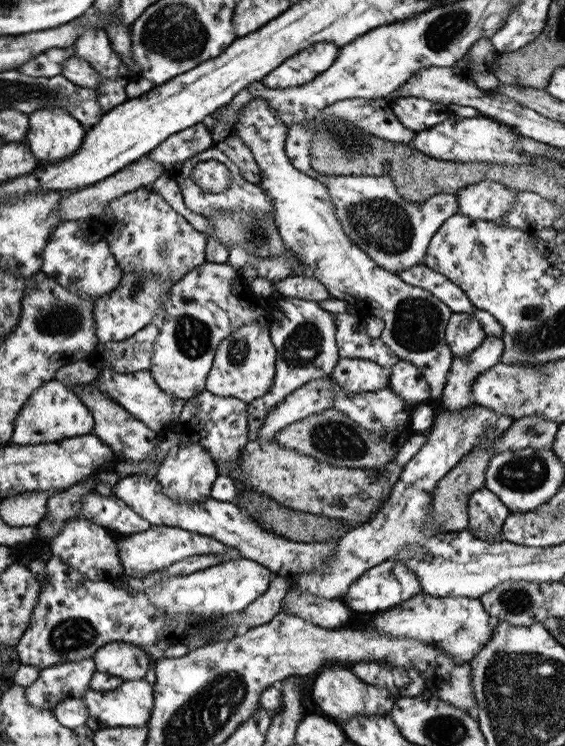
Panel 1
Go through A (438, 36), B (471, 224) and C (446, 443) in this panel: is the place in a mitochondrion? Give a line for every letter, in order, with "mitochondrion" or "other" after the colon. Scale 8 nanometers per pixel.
A: mitochondrion
B: other
C: other

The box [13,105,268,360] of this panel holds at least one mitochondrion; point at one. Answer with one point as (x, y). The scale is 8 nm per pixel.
(55, 317)

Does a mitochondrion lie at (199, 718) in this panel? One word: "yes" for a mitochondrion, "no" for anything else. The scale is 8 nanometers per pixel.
yes

